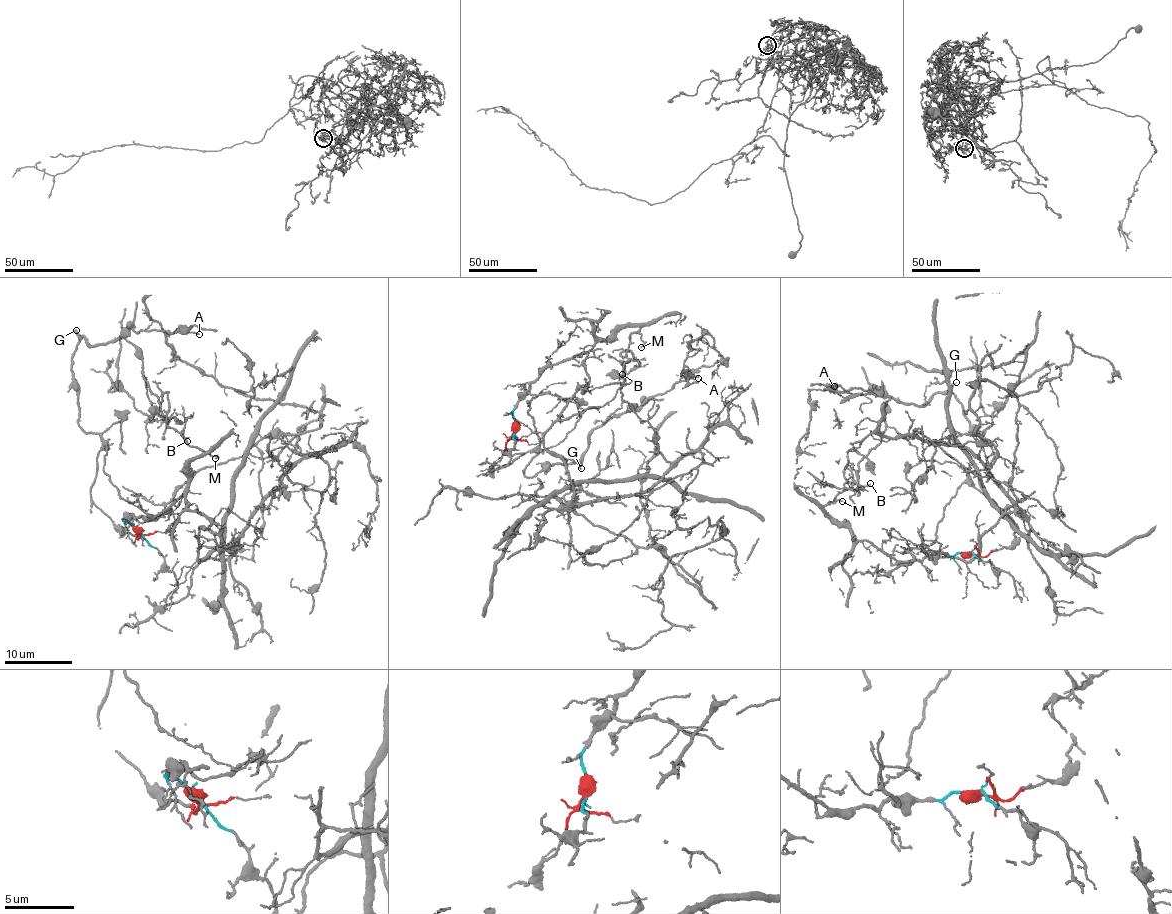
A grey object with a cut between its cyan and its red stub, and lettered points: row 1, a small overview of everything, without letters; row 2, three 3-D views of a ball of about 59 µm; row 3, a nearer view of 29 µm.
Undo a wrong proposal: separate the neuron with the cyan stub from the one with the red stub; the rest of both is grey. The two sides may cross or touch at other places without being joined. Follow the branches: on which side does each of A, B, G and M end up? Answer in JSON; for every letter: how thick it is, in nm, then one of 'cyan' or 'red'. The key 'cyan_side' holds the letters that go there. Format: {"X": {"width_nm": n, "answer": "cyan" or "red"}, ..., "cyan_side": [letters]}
{"A": {"width_nm": 160, "answer": "red"}, "B": {"width_nm": 130, "answer": "cyan"}, "G": {"width_nm": 240, "answer": "red"}, "M": {"width_nm": 170, "answer": "cyan"}, "cyan_side": ["B", "M"]}

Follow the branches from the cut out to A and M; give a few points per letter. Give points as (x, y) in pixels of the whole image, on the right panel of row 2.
A: (969, 553), (1016, 535), (967, 480), (993, 459), (963, 406), (951, 393), (919, 406), (834, 386)
M: (969, 553), (929, 554), (903, 562), (870, 542), (858, 540), (831, 519), (825, 505), (842, 501)

